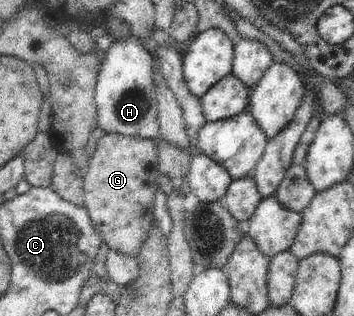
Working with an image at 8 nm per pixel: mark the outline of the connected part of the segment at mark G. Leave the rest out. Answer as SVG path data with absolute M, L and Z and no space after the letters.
M107 133L97 144L95 155L89 159L88 168L84 170L84 207L93 229L102 236L110 250L138 257L156 221L154 201L162 175L156 151L159 144L156 139Z

